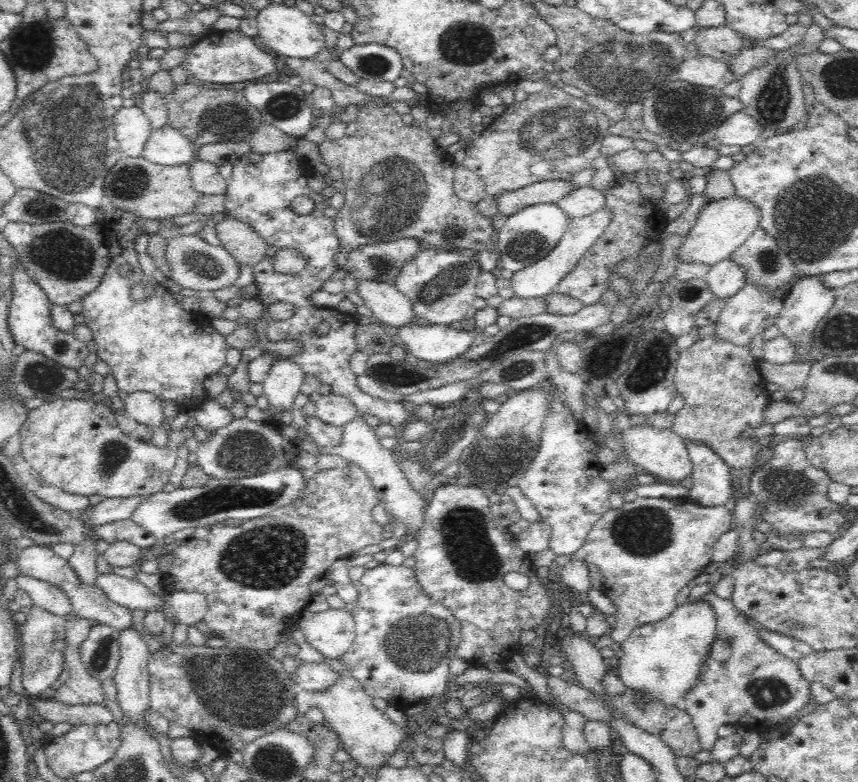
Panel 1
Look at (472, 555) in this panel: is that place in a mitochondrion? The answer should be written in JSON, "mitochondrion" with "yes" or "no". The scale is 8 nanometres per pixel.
{"mitochondrion":"yes"}

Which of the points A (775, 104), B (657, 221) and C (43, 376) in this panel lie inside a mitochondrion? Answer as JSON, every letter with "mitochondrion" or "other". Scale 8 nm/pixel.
{"A":"mitochondrion","B":"other","C":"mitochondrion"}

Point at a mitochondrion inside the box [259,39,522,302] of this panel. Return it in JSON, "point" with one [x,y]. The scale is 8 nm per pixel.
{"point":[391,199]}

